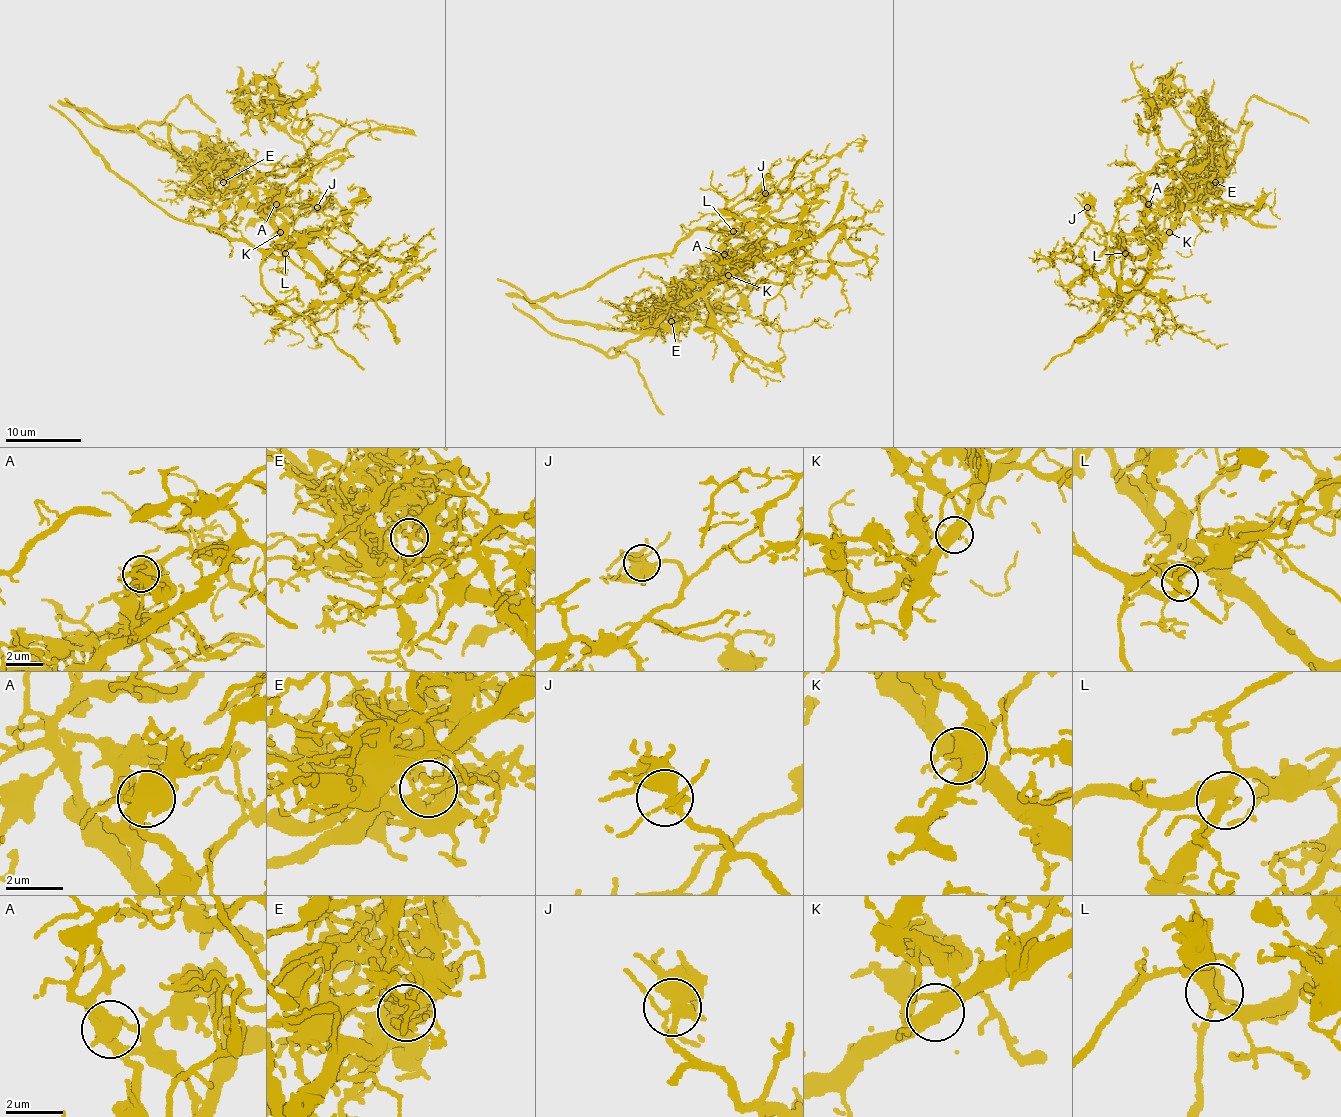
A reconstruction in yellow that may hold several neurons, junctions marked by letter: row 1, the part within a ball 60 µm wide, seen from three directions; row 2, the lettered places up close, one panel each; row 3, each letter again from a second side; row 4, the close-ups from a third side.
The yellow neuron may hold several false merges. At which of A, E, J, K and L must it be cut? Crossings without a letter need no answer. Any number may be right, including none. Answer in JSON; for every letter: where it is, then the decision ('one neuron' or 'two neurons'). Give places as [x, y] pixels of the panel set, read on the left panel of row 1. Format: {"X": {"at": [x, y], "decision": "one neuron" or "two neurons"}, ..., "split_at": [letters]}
{"A": {"at": [276, 204], "decision": "two neurons"}, "E": {"at": [223, 182], "decision": "two neurons"}, "J": {"at": [317, 207], "decision": "one neuron"}, "K": {"at": [280, 232], "decision": "two neurons"}, "L": {"at": [285, 253], "decision": "one neuron"}, "split_at": ["A", "E", "K"]}

